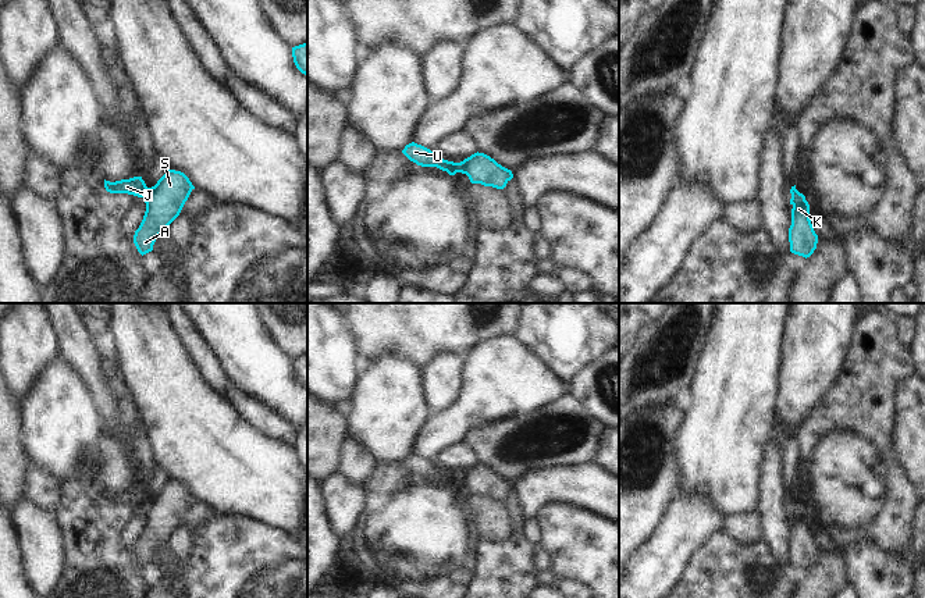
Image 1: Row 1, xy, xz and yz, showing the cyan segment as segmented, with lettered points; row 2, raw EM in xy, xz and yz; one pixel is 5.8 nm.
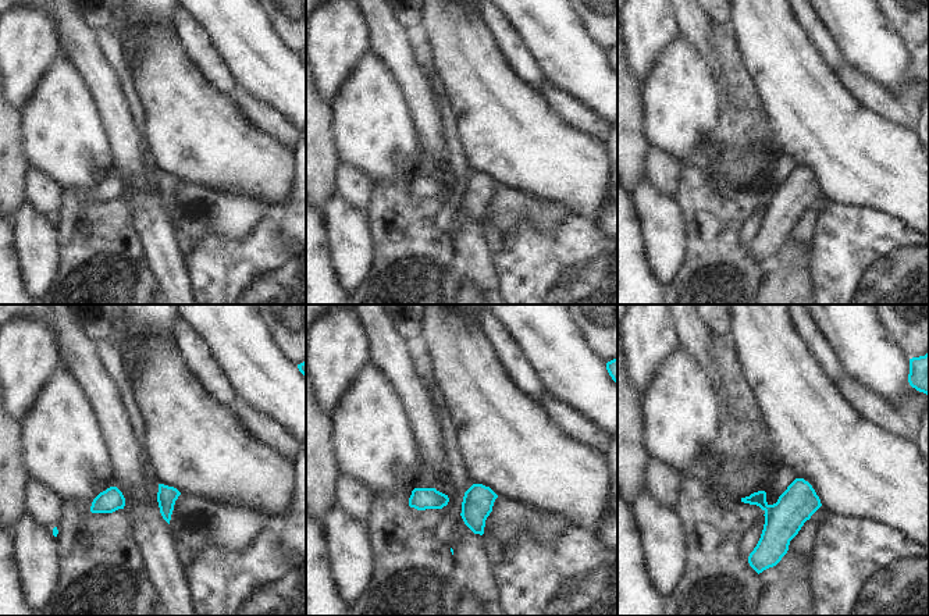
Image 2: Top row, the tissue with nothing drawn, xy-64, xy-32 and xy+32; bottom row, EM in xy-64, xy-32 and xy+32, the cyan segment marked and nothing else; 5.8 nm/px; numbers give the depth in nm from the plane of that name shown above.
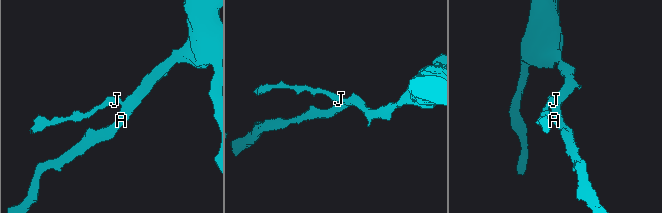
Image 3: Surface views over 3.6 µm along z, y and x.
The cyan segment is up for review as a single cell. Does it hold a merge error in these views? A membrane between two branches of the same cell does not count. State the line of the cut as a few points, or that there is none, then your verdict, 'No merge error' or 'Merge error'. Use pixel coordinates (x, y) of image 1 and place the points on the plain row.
Split along xy (149, 499), (143, 508). Merge error.

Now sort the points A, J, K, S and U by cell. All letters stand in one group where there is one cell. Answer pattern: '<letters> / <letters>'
A K S / J U

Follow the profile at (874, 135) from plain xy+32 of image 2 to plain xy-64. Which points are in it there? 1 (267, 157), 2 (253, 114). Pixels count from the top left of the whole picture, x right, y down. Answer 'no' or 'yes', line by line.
1: yes
2: no

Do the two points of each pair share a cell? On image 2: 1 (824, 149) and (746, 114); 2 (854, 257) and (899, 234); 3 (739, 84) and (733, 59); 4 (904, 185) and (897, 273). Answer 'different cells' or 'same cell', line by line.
1: different cells
2: same cell
3: same cell
4: different cells

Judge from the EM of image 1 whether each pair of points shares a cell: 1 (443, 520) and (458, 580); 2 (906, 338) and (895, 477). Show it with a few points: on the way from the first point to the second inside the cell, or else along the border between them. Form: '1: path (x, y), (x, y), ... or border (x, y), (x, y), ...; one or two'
1: path (443, 536), (443, 565); one
2: border (895, 324), (897, 337), (910, 348); two

